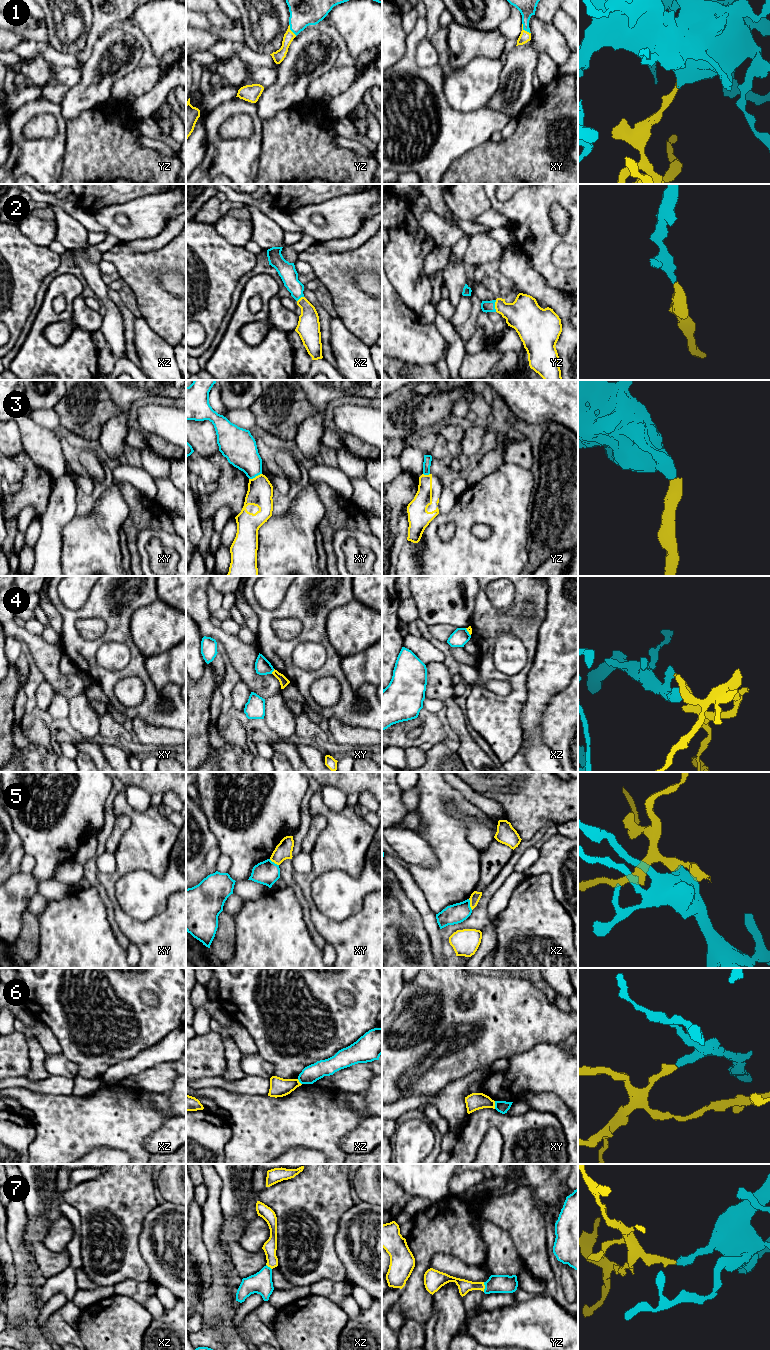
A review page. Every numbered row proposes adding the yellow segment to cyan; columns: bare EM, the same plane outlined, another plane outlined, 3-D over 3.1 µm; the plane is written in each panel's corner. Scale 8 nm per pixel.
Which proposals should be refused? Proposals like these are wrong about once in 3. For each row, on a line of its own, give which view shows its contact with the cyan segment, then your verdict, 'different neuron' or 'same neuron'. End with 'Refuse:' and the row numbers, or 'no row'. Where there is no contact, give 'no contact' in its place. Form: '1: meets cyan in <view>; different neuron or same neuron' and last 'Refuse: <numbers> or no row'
1: meets cyan in xy; same neuron
2: meets cyan in yz; same neuron
3: meets cyan in xy; different neuron
4: meets cyan in xy; different neuron
5: meets cyan in xz; different neuron
6: meets cyan in xy; different neuron
7: meets cyan in yz; same neuron
Refuse: 3, 4, 5, 6

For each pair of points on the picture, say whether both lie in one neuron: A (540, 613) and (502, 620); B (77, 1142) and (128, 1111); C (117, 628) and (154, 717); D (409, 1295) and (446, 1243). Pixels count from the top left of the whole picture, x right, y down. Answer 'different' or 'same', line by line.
A: same
B: same
C: same
D: same

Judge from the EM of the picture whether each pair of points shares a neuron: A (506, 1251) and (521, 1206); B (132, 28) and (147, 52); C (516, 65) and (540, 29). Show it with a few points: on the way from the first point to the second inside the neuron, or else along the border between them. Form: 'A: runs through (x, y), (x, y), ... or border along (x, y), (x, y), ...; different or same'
A: border along (492, 1223), (495, 1223), (509, 1235), (519, 1257); different
B: runs through (137, 34), (146, 46); same
C: border along (530, 40), (533, 47), (539, 53); different

